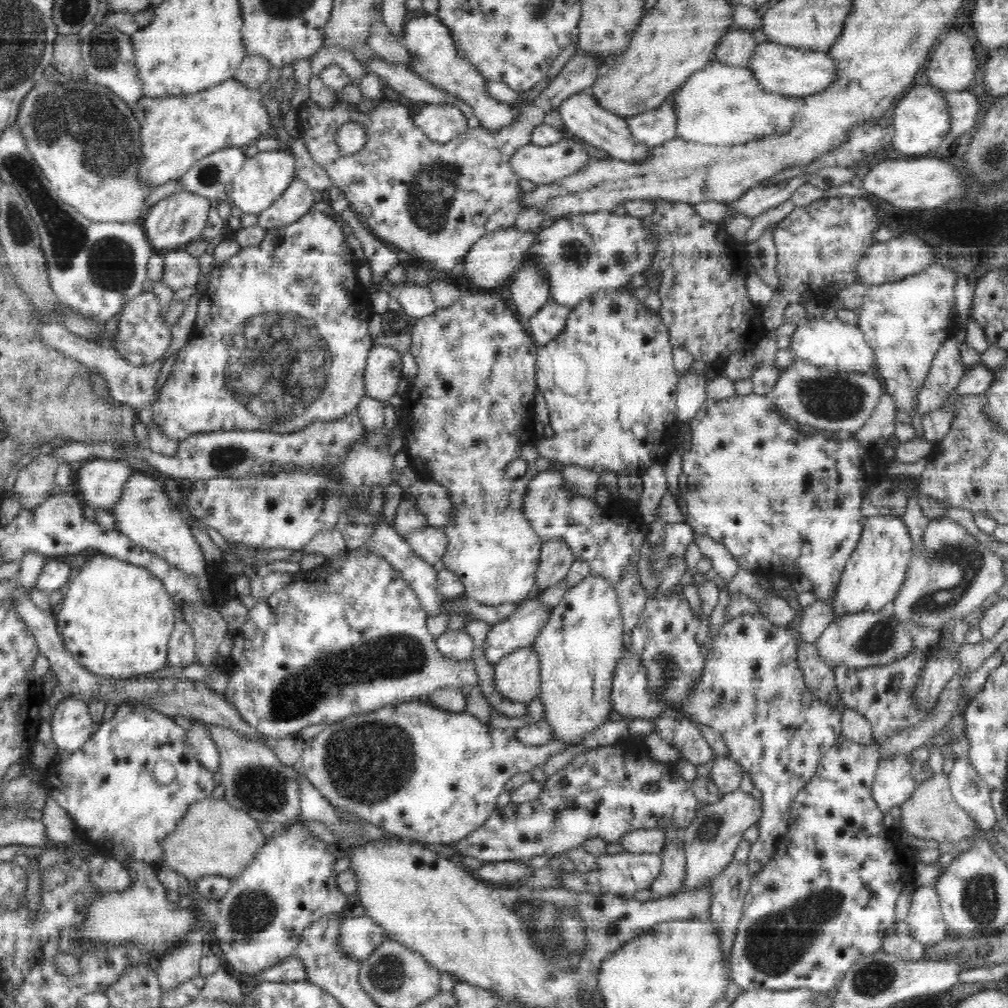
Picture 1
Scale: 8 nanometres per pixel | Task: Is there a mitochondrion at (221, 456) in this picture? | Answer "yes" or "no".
yes

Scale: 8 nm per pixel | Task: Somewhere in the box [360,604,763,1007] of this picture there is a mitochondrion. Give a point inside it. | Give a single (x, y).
(547, 925)

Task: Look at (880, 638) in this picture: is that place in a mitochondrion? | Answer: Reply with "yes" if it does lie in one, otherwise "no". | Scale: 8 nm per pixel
yes

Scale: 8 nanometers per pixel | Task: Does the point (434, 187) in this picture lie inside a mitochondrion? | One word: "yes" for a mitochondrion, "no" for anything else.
yes

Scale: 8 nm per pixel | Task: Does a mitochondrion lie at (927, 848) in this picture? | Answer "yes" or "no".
no

